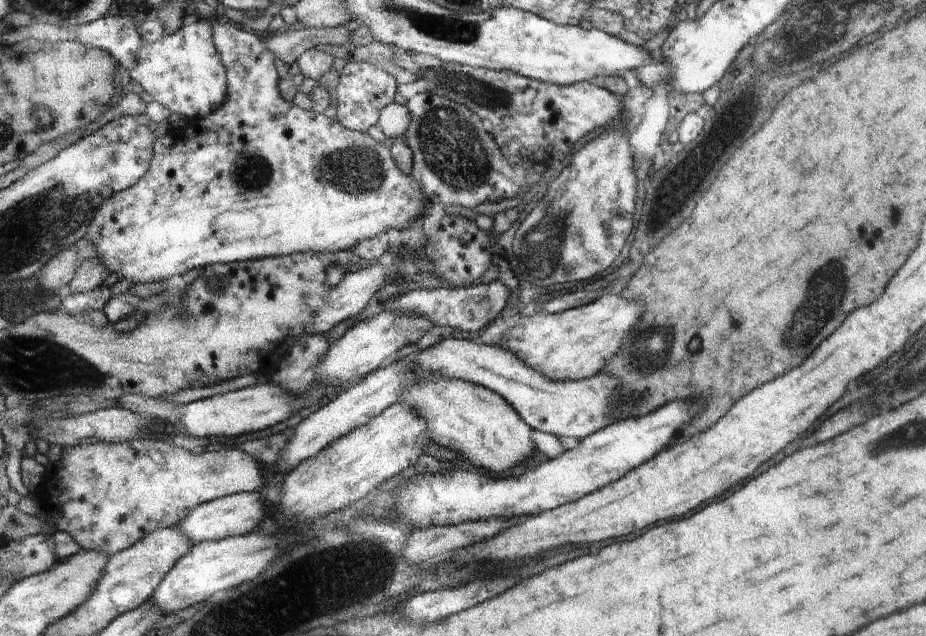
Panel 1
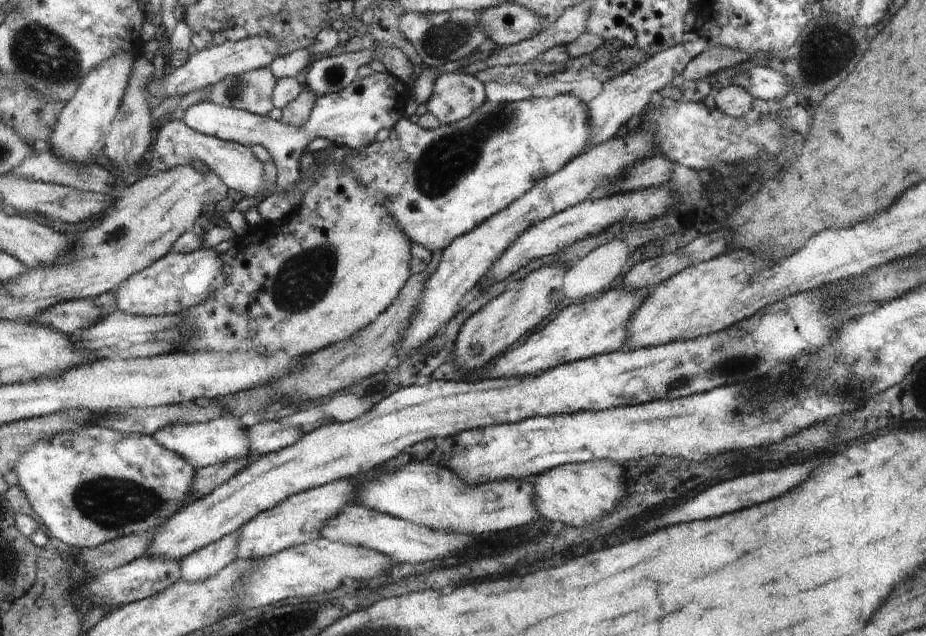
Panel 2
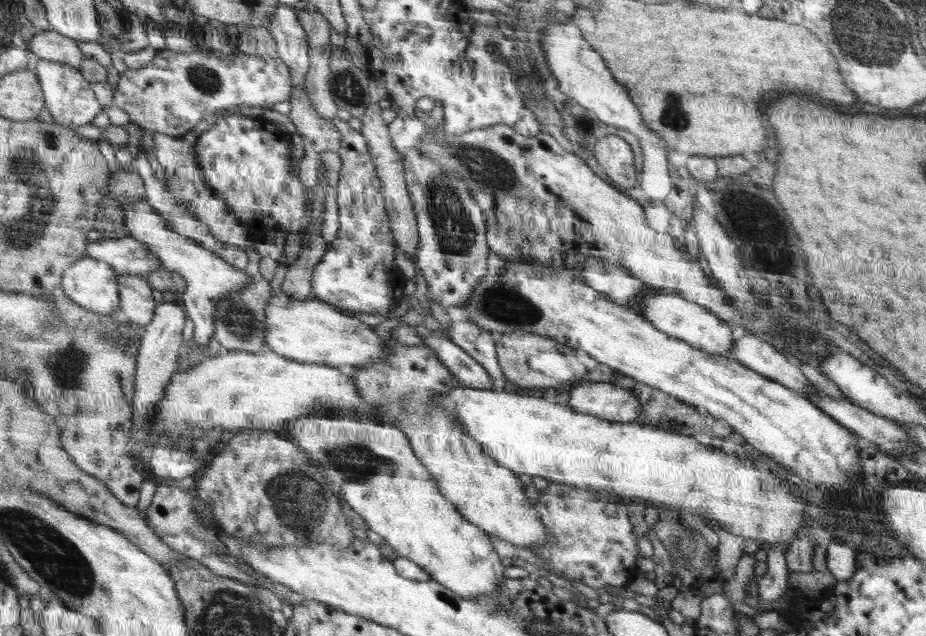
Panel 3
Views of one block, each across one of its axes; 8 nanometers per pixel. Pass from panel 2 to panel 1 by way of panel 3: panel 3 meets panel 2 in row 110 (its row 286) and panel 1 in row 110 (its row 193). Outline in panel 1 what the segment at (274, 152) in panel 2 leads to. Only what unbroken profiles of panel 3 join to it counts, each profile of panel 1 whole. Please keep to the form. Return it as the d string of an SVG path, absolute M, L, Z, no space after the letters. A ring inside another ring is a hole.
M348 61L340 72L340 81L336 87L337 120L344 128L366 133L367 130L380 120L382 108L394 102L396 78L382 68L366 62Z

